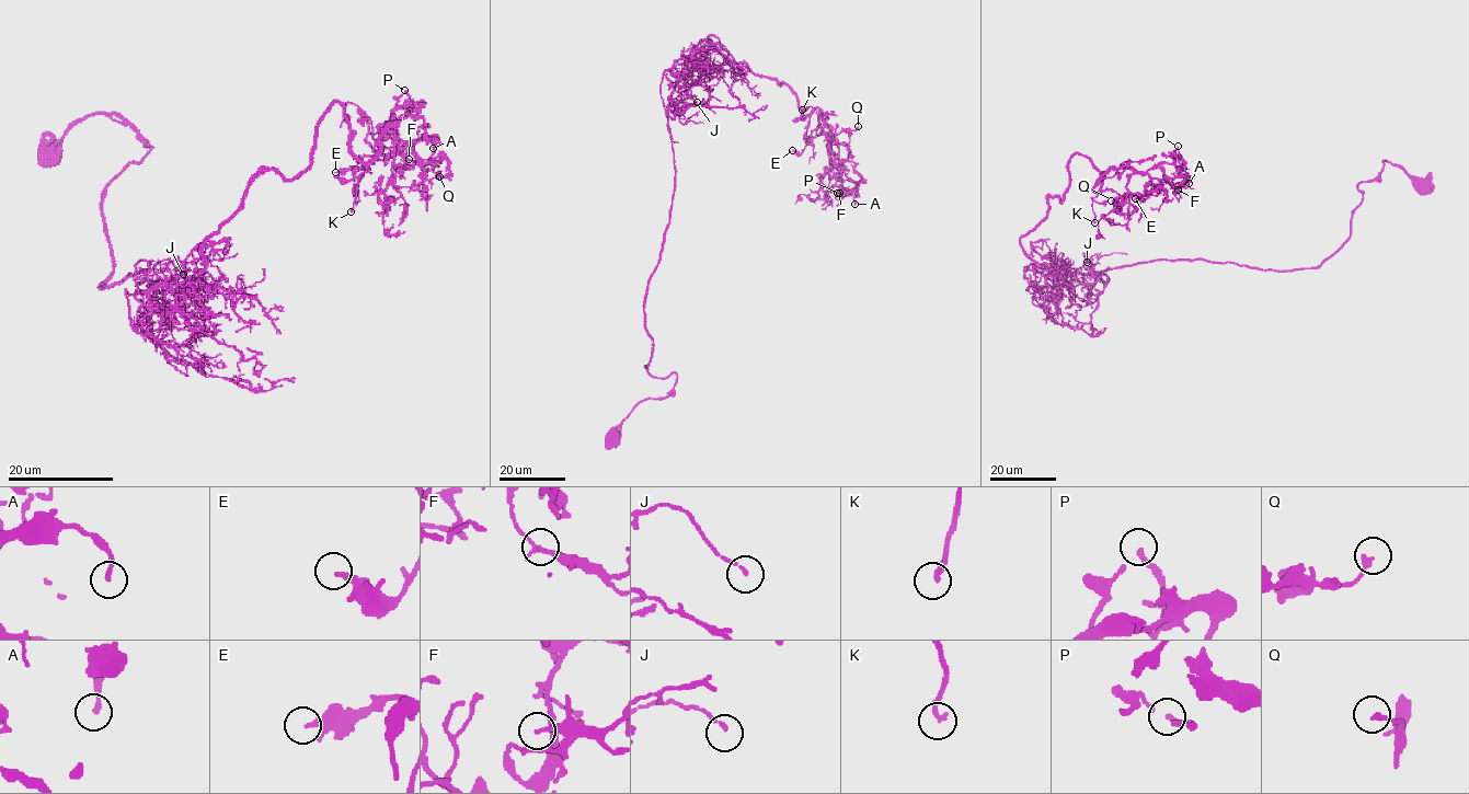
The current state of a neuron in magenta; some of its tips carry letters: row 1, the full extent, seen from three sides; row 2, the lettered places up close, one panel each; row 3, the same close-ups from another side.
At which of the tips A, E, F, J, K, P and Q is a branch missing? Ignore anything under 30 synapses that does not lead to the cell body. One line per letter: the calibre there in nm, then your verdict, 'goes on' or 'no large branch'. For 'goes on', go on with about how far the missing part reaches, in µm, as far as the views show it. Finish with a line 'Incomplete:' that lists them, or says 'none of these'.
A: calibre 170 nm; no large branch
E: calibre 240 nm; no large branch
F: calibre 140 nm; no large branch
J: calibre 130 nm; no large branch
K: calibre 190 nm; goes on; missing 15 µm
P: calibre 150 nm; no large branch
Q: calibre 180 nm; no large branch
Incomplete: K

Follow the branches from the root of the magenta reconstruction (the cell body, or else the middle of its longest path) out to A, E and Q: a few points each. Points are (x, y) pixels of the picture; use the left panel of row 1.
A: (50, 151), (93, 114), (151, 147), (100, 286), (151, 291), (335, 102), (365, 163), (393, 125), (433, 148)
E: (50, 151), (93, 114), (151, 147), (102, 200), (100, 286), (140, 291), (195, 280), (339, 102), (335, 172)
Q: (50, 151), (151, 147), (102, 200), (140, 291), (335, 102), (439, 176)

